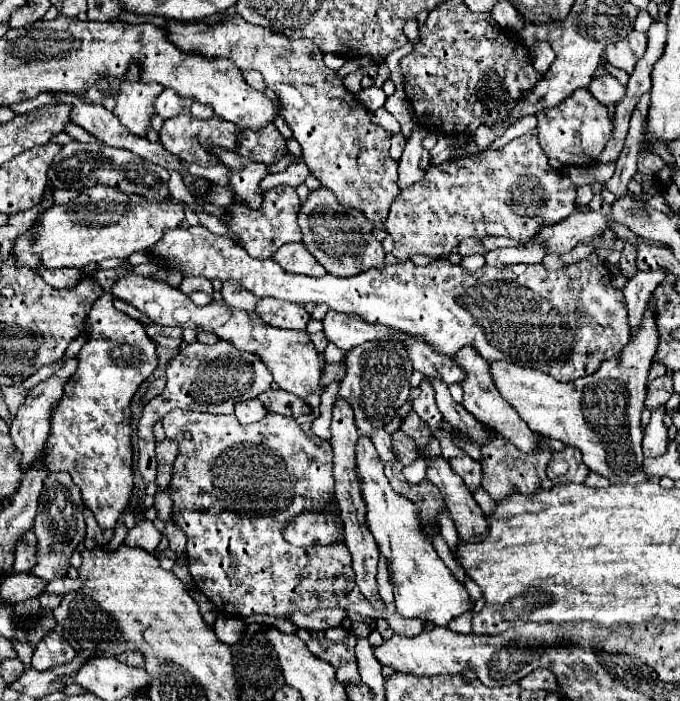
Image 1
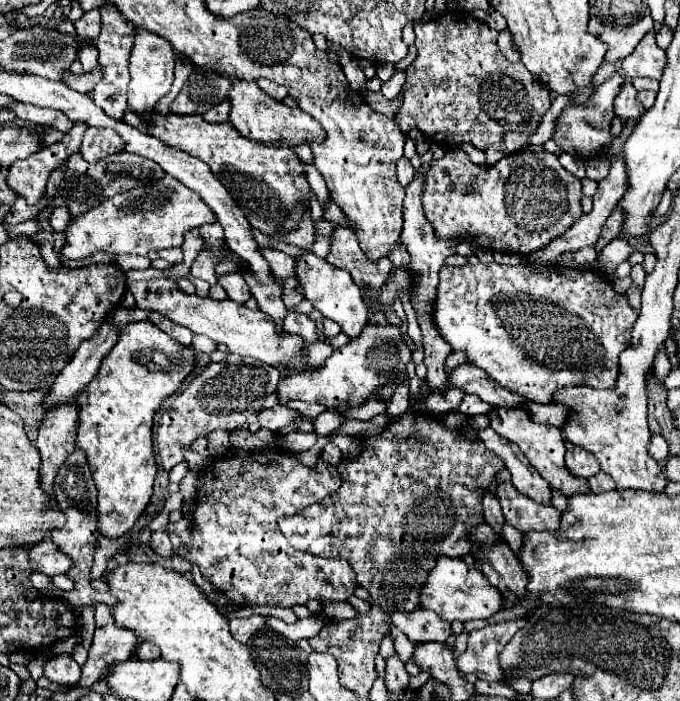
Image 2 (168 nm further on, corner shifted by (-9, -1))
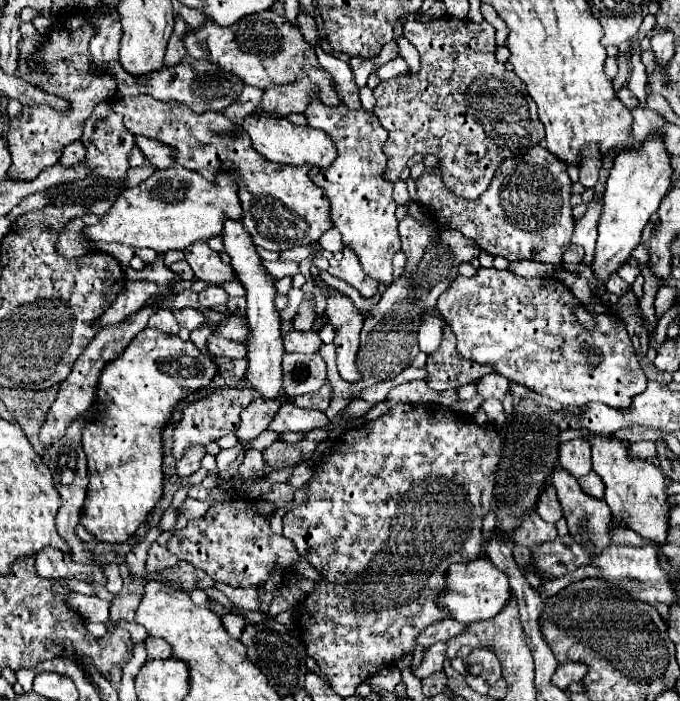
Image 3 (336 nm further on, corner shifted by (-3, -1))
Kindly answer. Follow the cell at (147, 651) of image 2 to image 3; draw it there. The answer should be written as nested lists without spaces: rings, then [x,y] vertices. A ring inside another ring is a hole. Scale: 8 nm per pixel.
[[[147,638],[145,648],[147,648],[147,658],[151,658],[151,660],[171,656],[171,646],[161,638]]]

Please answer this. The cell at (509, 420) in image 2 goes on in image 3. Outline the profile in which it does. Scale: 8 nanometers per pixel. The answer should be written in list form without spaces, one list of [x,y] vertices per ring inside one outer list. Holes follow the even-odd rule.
[[[561,466],[555,468],[553,486],[557,490],[557,498],[559,498],[559,504],[563,506],[563,516],[567,520],[567,524],[569,524],[569,530],[571,530],[573,538],[577,542],[581,542],[581,544],[593,544],[595,552],[601,552],[609,544],[611,510],[609,510],[607,502],[591,498],[589,494],[583,494],[579,482],[575,478],[571,478],[571,474],[567,474],[567,470],[563,470]]]

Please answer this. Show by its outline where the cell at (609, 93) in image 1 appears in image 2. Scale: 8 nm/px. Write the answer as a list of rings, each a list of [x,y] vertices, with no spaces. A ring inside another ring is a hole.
[[[625,84],[619,96],[615,98],[615,114],[623,120],[633,120],[633,122],[639,122],[641,116],[645,114],[645,108],[637,100],[637,90],[633,88],[633,84]]]

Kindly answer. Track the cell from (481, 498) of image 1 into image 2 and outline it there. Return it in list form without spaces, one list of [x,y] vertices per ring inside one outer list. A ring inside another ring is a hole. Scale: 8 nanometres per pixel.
[[[507,522],[507,524],[505,524],[505,530],[503,530],[503,538],[509,542],[509,546],[511,546],[511,550],[515,552],[515,556],[519,556],[521,548],[523,548],[523,534],[517,532],[517,530],[513,530],[513,528],[509,526],[509,522]]]

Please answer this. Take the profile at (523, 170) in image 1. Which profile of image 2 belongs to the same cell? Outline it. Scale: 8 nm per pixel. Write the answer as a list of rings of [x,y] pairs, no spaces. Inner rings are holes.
[[[449,150],[441,160],[431,160],[429,170],[425,172],[425,186],[421,192],[423,212],[427,220],[435,226],[437,238],[455,238],[455,242],[467,242],[477,248],[489,248],[499,252],[513,254],[533,254],[545,248],[553,238],[565,234],[577,218],[583,216],[581,210],[581,182],[559,164],[557,180],[553,180],[551,166],[557,166],[559,160],[553,156],[549,162],[541,160],[519,160],[517,156],[503,158],[497,166],[481,172],[481,166],[475,166],[463,150]]]

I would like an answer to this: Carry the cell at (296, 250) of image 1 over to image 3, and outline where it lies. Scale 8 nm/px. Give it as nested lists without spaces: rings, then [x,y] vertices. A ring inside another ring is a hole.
[[[331,290],[331,294],[323,294],[327,300],[325,316],[335,328],[335,346],[337,346],[337,368],[343,380],[355,382],[359,380],[359,372],[355,366],[355,354],[359,350],[359,332],[363,328],[363,316],[353,306],[351,298]]]

